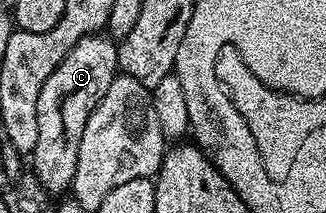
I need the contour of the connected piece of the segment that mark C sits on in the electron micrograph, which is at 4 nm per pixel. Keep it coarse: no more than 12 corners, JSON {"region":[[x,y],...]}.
{"region":[[86,35],[36,101],[32,173],[73,188],[84,125],[119,74],[118,43]]}

